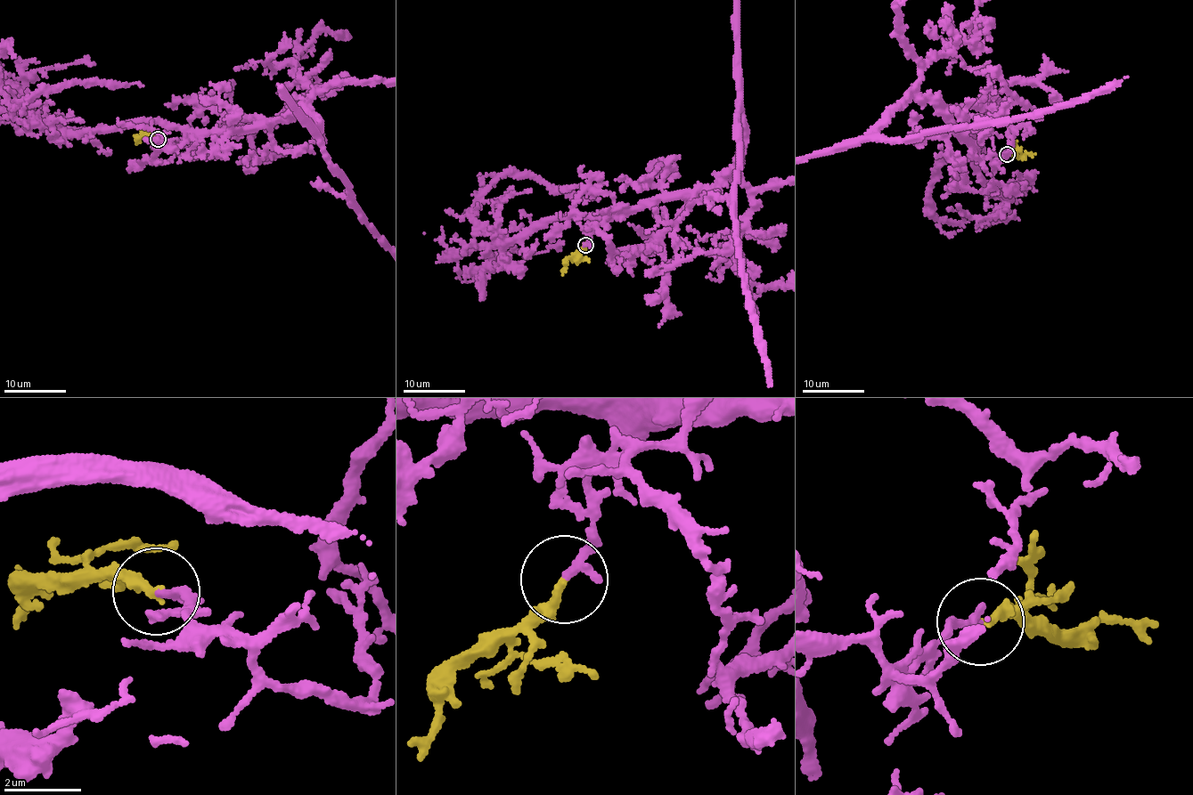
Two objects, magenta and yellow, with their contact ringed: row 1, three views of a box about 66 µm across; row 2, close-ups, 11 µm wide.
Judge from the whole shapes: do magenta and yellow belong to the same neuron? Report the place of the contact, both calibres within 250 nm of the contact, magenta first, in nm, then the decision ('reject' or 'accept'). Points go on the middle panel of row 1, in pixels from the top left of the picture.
(585, 245) | 150/220 nm | accept

